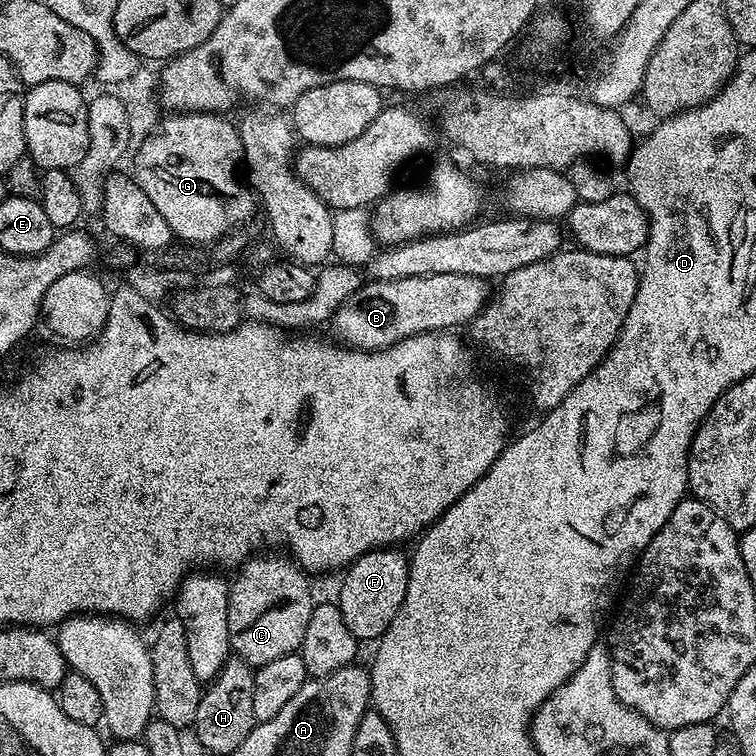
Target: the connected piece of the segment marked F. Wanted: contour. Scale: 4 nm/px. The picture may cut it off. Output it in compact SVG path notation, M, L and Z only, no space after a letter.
M396 546L374 548L349 564L343 573L345 576L340 584L338 607L342 618L346 618L346 626L350 629L350 634L354 634L357 642L379 641L380 635L387 630L390 622L394 622L406 598L409 557L405 553L403 556L400 551L401 549Z

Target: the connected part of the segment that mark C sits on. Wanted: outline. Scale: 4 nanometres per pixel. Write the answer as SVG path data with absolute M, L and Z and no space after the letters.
M256 554L239 565L237 572L228 590L231 651L254 670L274 658L299 653L314 607L305 569L284 554Z

